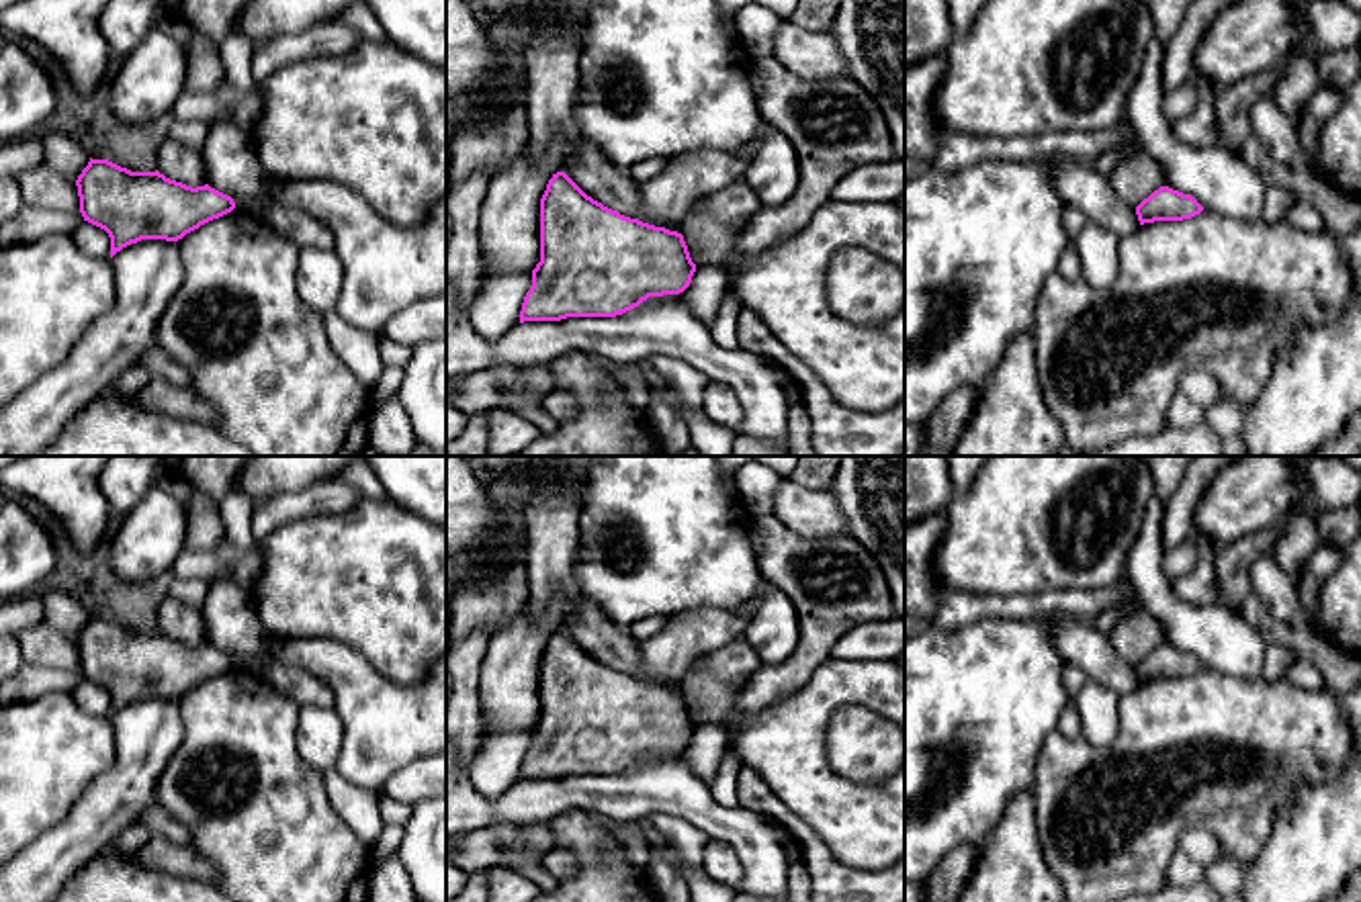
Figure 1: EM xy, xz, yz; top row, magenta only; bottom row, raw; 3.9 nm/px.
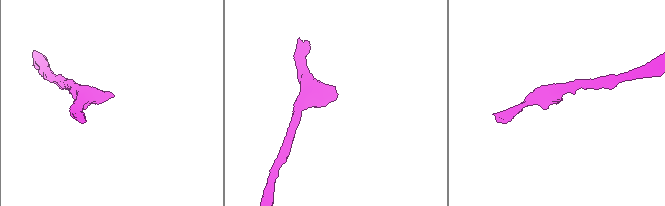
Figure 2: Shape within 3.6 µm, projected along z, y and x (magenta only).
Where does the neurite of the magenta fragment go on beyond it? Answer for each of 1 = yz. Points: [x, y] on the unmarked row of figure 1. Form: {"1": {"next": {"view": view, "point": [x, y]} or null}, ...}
{"1": {"next": null}}

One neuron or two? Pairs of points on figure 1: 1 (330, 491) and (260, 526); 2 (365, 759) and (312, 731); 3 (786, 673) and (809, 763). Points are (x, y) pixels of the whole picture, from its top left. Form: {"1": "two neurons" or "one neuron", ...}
{"1": "one neuron", "2": "two neurons", "3": "two neurons"}

